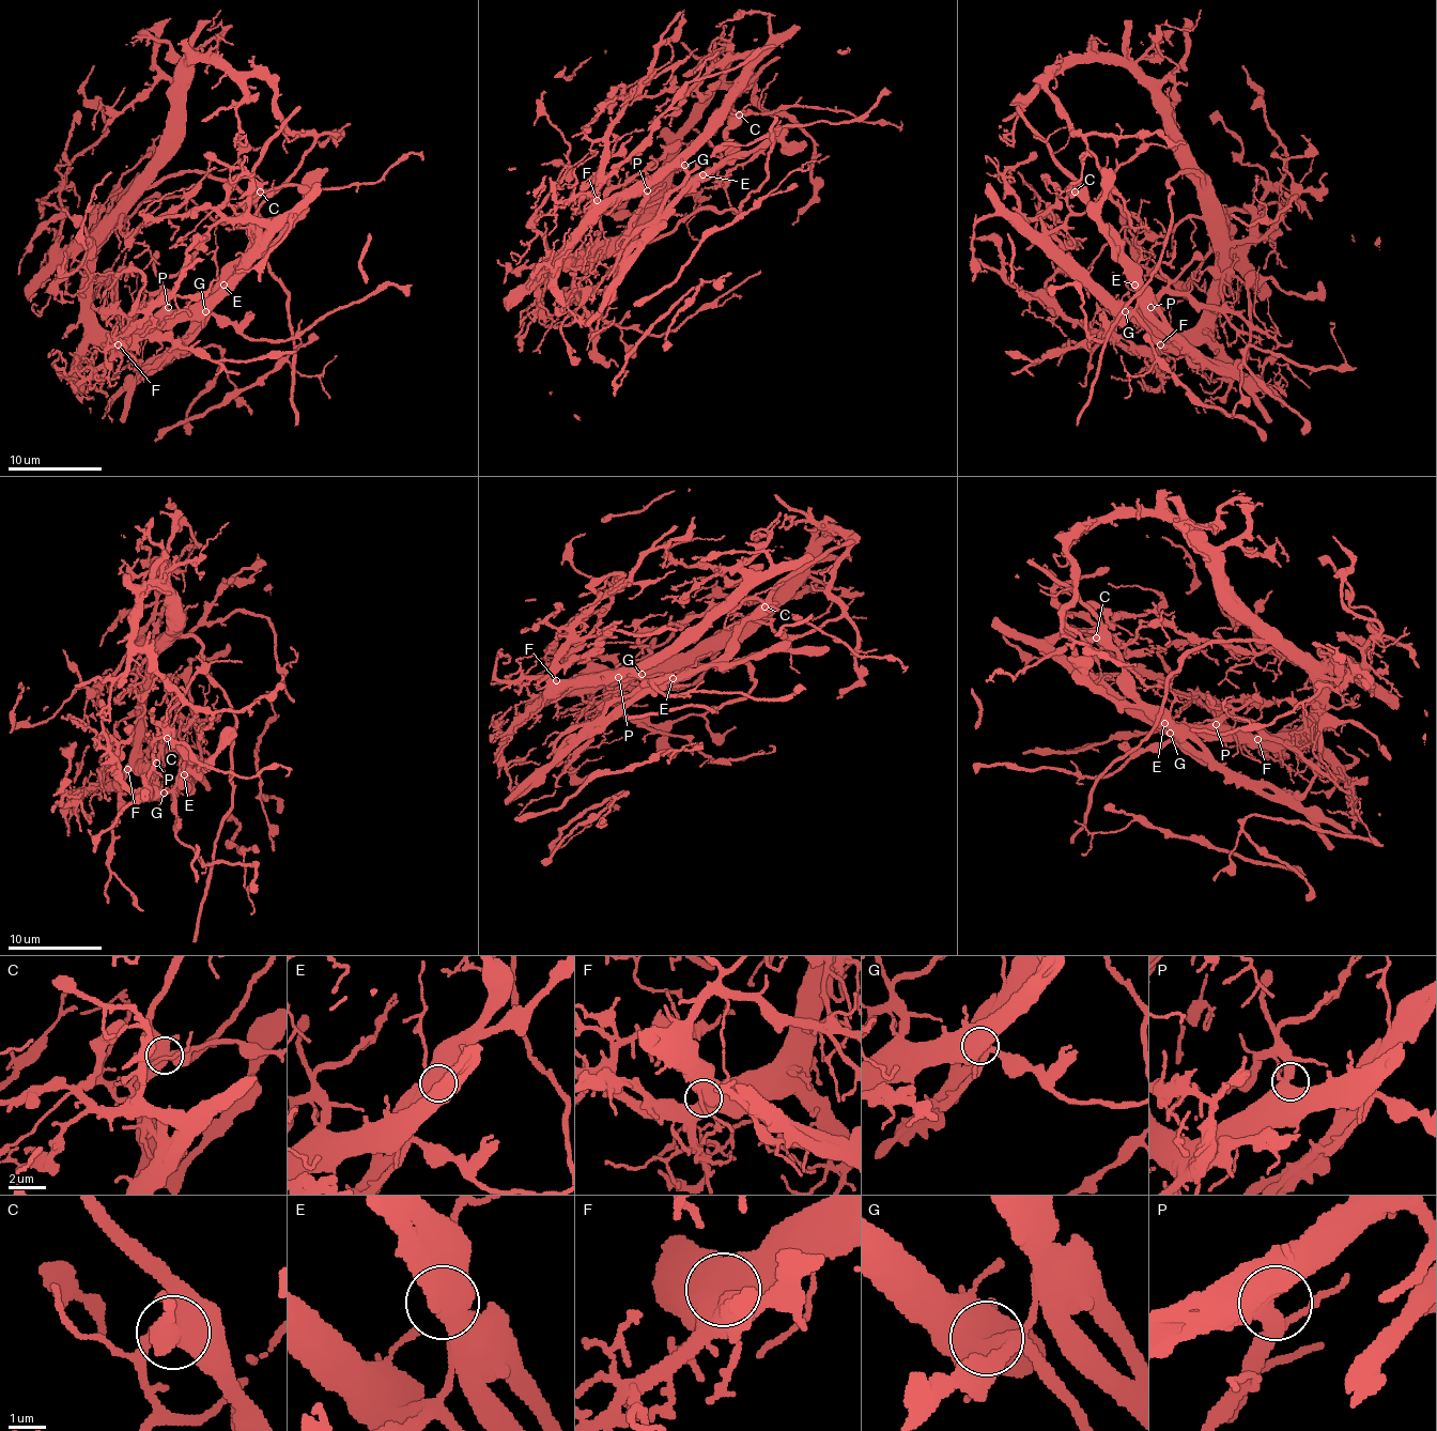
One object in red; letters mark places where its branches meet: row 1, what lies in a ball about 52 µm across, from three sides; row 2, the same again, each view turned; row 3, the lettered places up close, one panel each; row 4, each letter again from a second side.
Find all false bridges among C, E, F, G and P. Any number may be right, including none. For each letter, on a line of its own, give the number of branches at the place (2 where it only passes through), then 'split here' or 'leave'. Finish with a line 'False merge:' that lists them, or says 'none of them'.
C: 4 branches meet; split here
E: 3 branches meet; split here
F: 3 branches meet; leave
G: 4 branches meet; leave
P: 3 branches meet; leave
False merge: C, E

